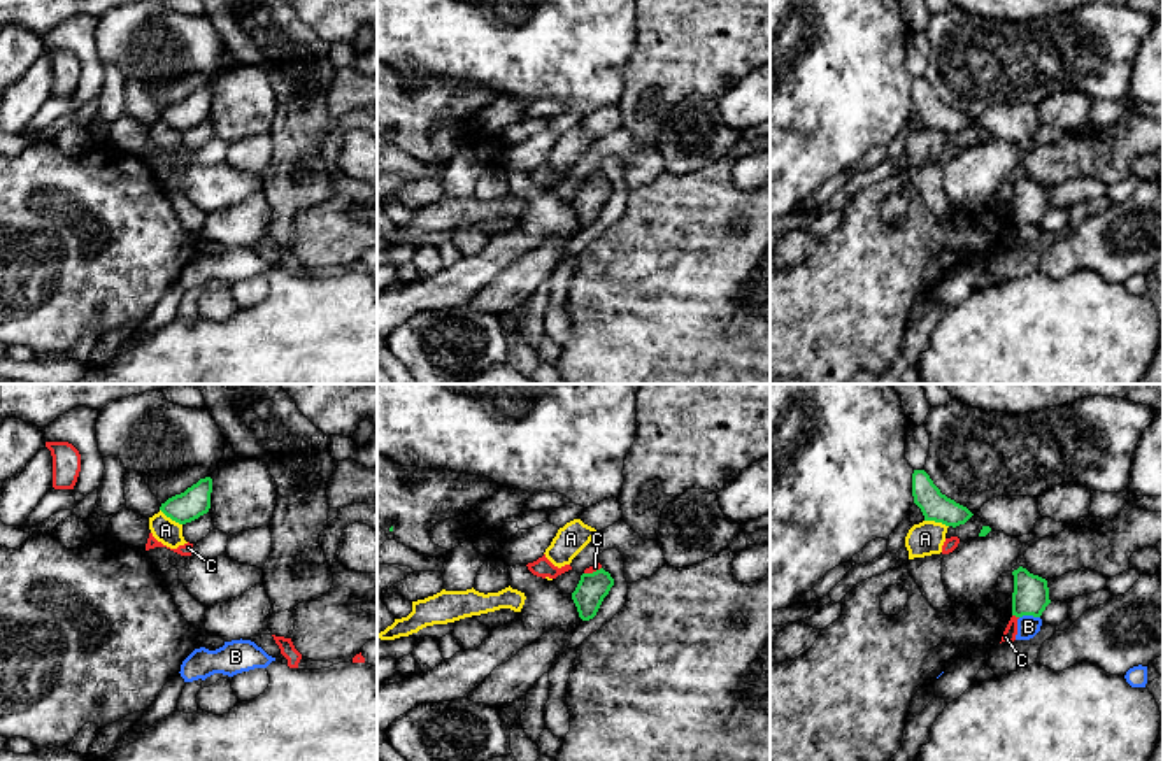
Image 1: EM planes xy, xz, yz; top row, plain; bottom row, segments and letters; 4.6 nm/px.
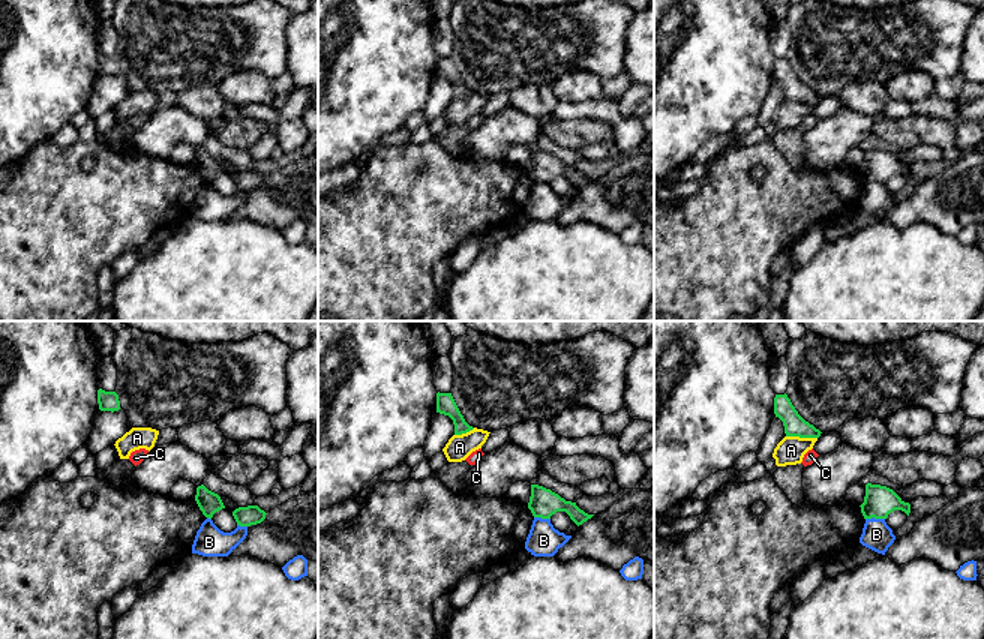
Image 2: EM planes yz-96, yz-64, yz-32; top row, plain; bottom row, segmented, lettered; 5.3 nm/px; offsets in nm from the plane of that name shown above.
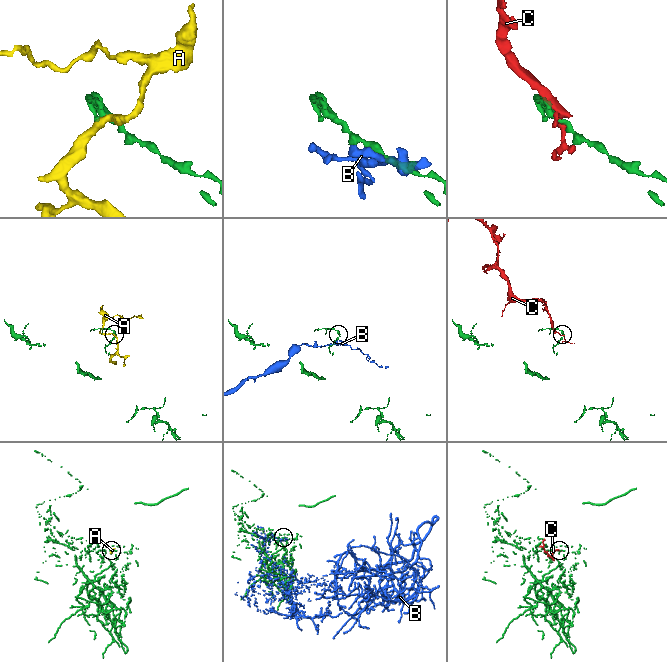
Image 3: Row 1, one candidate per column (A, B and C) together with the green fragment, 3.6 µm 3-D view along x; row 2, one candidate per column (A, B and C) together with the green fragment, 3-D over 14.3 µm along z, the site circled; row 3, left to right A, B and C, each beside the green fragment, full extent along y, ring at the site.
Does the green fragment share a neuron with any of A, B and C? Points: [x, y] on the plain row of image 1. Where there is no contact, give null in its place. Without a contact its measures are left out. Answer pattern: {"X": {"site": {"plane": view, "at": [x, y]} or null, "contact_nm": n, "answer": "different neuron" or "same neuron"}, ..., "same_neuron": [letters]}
{"A": {"site": {"plane": "yz", "at": [937, 128]}, "contact_nm": 120, "answer": "different neuron"}, "B": {"site": {"plane": "yz", "at": [1028, 221]}, "contact_nm": 100, "answer": "different neuron"}, "C": {"site": {"plane": "yz", "at": [1016, 223]}, "contact_nm": 40, "answer": "different neuron"}, "same_neuron": []}

